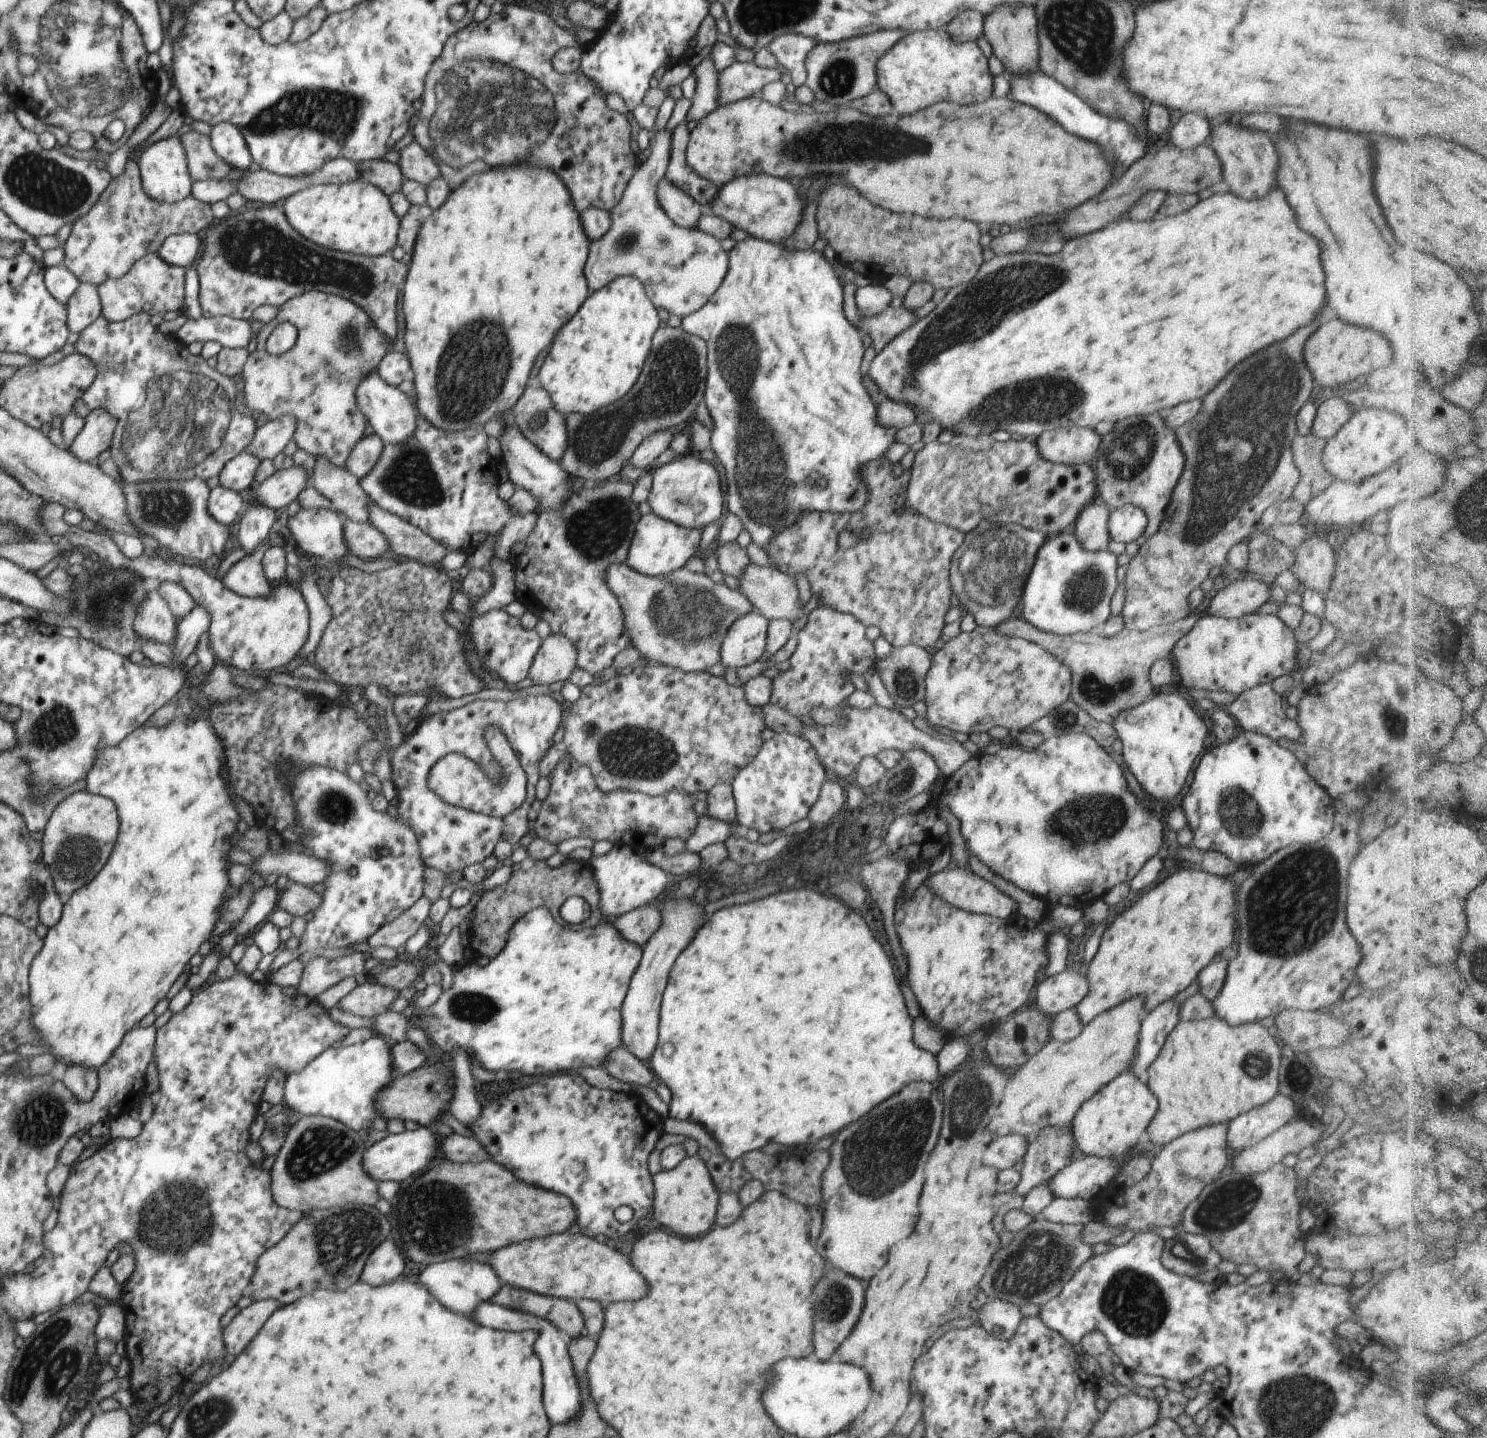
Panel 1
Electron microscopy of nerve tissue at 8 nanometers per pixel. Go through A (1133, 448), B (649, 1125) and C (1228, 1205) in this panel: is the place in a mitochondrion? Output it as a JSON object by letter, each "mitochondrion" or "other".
{"A":"mitochondrion","B":"other","C":"mitochondrion"}

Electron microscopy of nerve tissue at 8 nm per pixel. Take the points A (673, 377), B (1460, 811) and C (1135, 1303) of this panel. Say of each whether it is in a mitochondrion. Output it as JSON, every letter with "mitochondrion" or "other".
{"A":"mitochondrion","B":"other","C":"mitochondrion"}

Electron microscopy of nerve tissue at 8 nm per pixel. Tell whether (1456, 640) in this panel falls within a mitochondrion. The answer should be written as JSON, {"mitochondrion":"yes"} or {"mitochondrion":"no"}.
{"mitochondrion":"no"}

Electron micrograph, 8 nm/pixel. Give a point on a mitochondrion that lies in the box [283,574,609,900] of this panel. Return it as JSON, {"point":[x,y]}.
{"point":[336,807]}

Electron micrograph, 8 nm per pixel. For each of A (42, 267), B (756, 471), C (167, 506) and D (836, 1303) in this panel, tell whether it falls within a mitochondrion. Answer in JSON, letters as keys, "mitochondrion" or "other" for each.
{"A":"other","B":"mitochondrion","C":"mitochondrion","D":"mitochondrion"}

